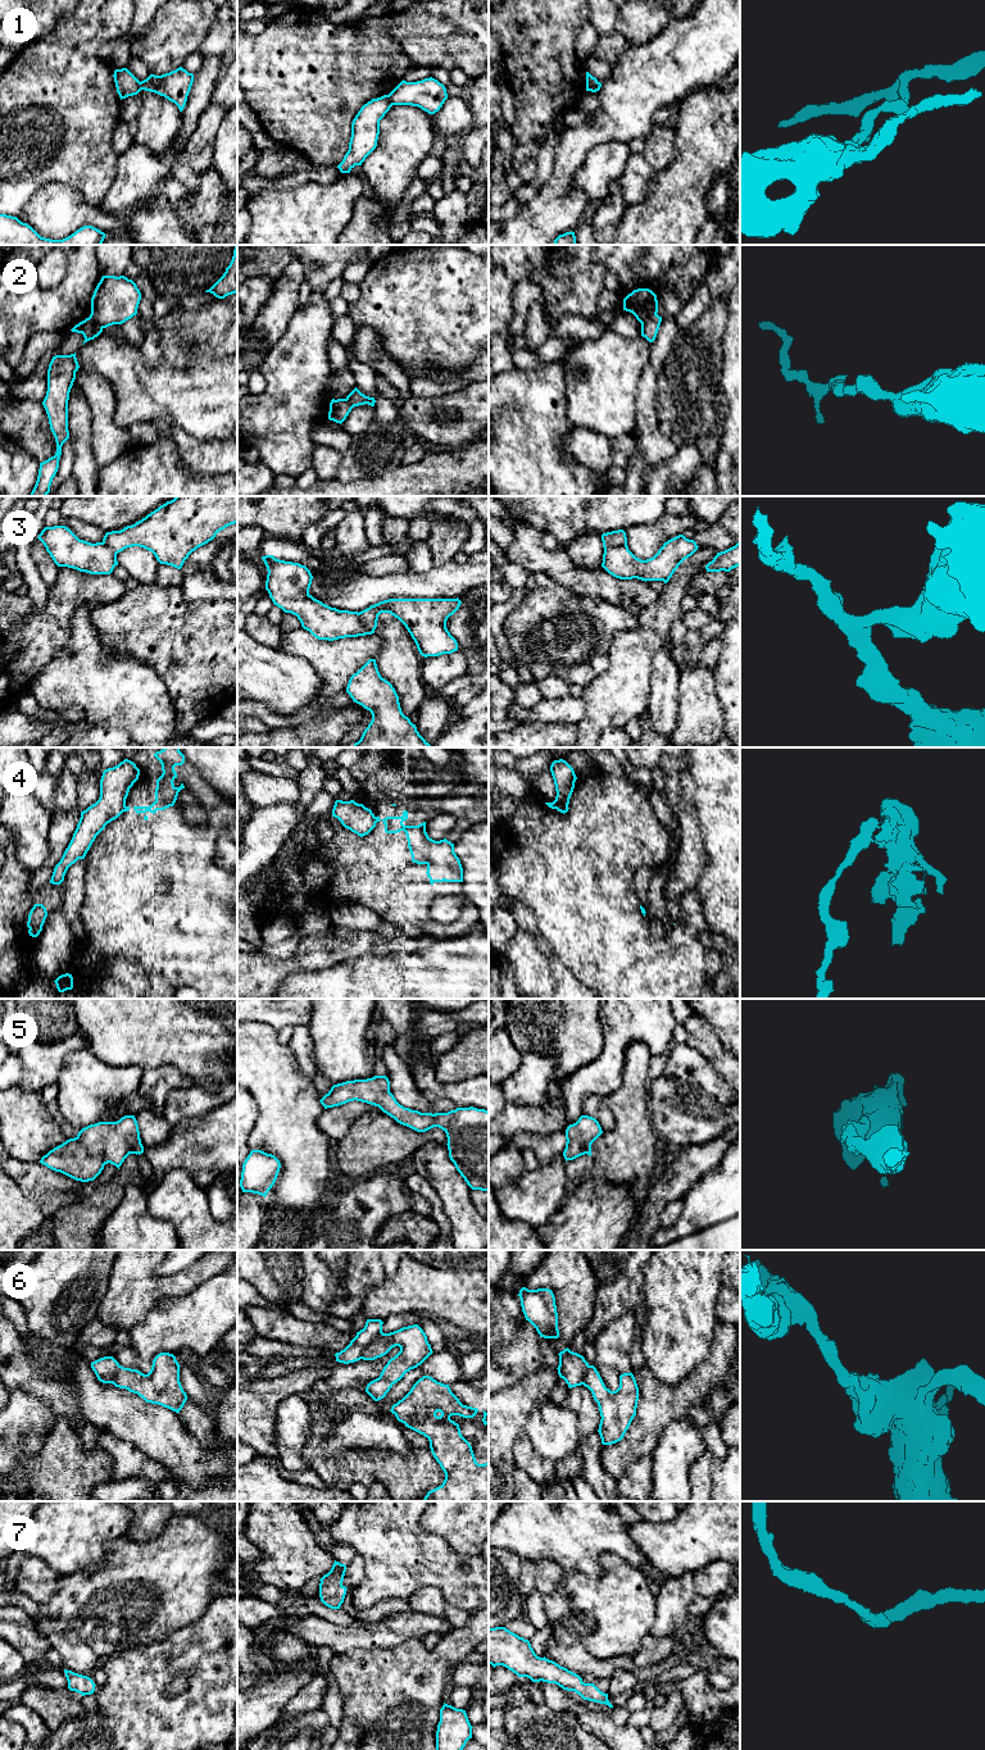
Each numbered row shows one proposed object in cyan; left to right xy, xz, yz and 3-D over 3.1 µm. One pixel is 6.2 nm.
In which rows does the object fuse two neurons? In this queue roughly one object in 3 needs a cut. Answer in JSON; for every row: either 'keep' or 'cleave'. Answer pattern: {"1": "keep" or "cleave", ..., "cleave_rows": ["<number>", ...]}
{"1": "cleave", "2": "cleave", "3": "cleave", "4": "cleave", "5": "keep", "6": "cleave", "7": "keep", "cleave_rows": ["1", "2", "3", "4", "6"]}

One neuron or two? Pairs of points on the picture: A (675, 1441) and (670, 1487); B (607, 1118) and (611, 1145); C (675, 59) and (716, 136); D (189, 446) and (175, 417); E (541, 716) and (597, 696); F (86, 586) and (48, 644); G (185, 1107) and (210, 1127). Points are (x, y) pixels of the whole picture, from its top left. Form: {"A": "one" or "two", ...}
{"A": "one", "B": "two", "C": "two", "D": "two", "E": "two", "F": "one", "G": "two"}

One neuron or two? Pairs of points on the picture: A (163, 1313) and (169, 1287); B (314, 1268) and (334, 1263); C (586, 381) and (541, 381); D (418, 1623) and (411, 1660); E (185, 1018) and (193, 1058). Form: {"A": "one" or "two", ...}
{"A": "two", "B": "two", "C": "two", "D": "two", "E": "one"}

